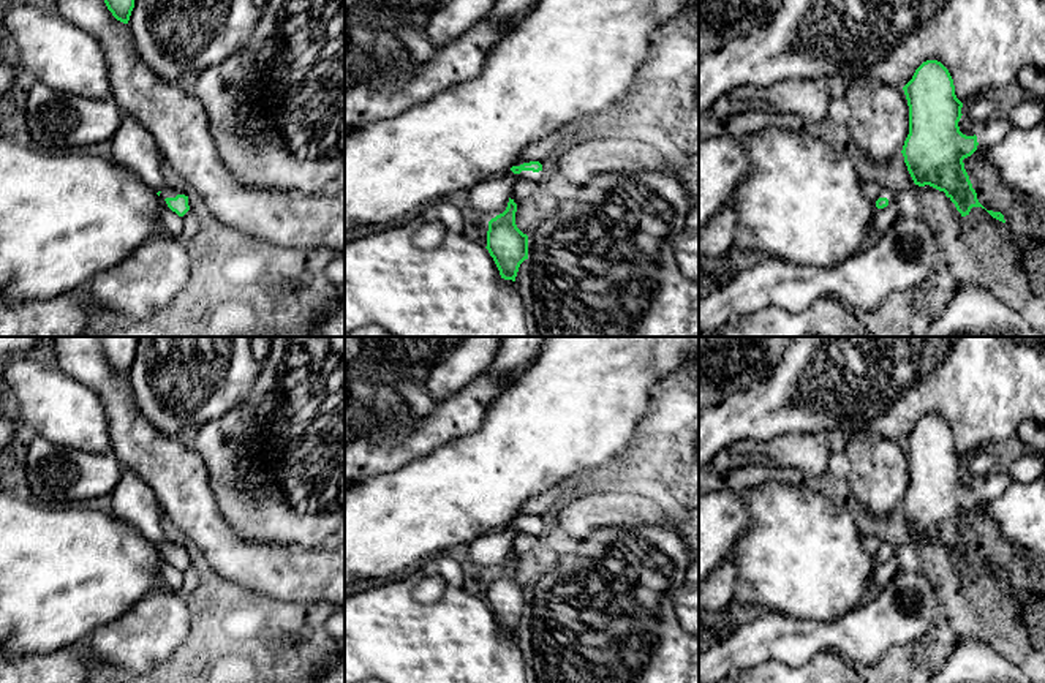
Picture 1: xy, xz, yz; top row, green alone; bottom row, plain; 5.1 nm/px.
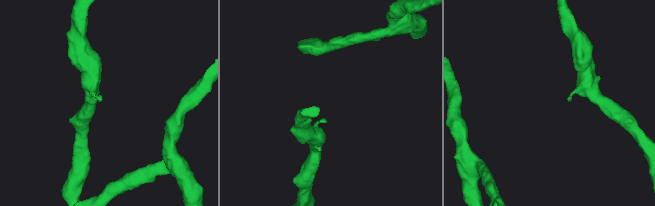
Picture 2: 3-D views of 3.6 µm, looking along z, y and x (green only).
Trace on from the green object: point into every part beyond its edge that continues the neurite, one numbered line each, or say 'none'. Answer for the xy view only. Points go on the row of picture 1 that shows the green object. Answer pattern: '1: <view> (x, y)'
1: xy (171, 193)

